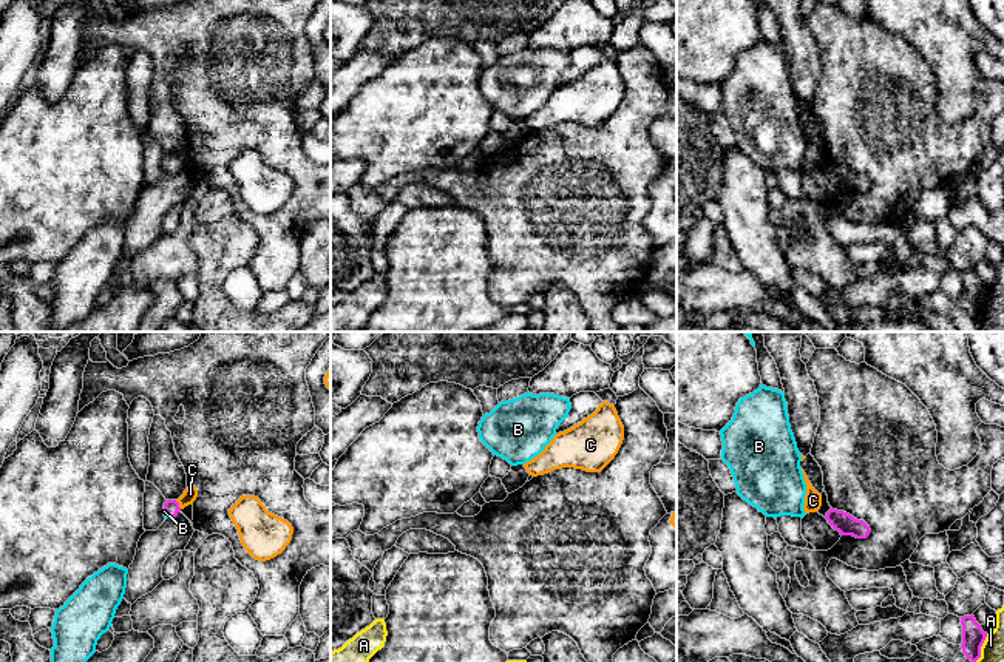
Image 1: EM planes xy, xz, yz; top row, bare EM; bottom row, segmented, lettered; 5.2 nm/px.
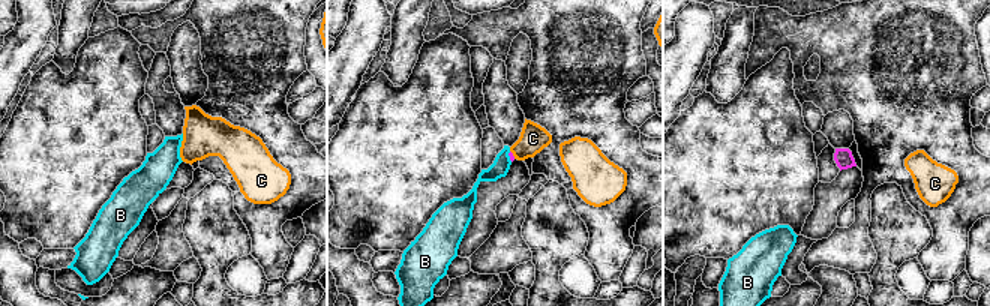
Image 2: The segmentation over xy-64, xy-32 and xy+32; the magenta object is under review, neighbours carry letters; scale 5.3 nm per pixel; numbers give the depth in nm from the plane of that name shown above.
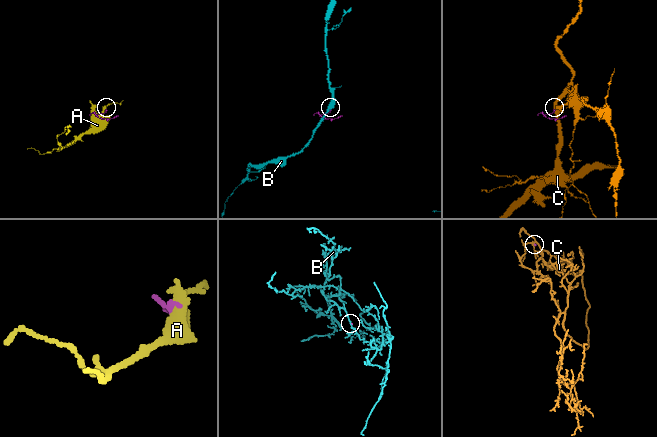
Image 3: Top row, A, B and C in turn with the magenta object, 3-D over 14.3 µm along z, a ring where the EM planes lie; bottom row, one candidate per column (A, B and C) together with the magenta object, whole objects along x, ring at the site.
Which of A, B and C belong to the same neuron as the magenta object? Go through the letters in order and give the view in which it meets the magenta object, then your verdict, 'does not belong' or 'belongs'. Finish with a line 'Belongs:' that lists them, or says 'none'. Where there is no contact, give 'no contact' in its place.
A: yz | does not belong
B: xy | does not belong
C: xy | does not belong
Belongs: none

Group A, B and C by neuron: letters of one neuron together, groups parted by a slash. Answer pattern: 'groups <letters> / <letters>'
groups A / B / C

